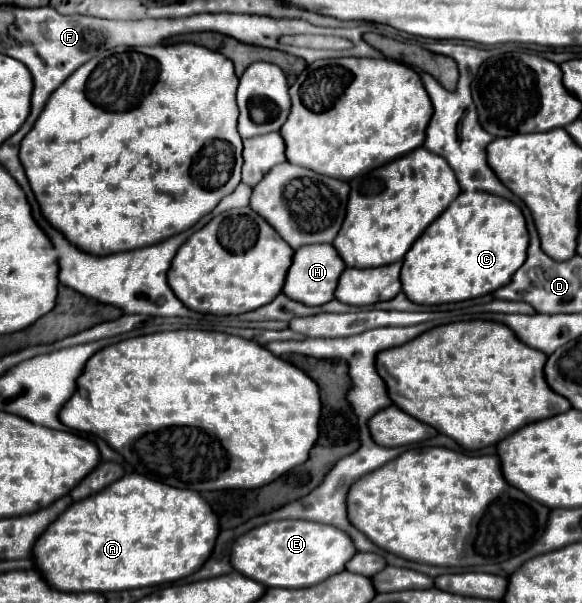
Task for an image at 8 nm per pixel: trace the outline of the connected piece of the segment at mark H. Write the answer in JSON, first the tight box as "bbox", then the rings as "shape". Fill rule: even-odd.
{"bbox":[283,245,345,301],"shape":[[[303,245],[303,249],[295,251],[293,265],[289,267],[283,293],[295,301],[299,299],[313,299],[313,301],[331,301],[335,299],[335,289],[339,283],[341,273],[345,271],[345,261],[339,257],[333,245]]]}

